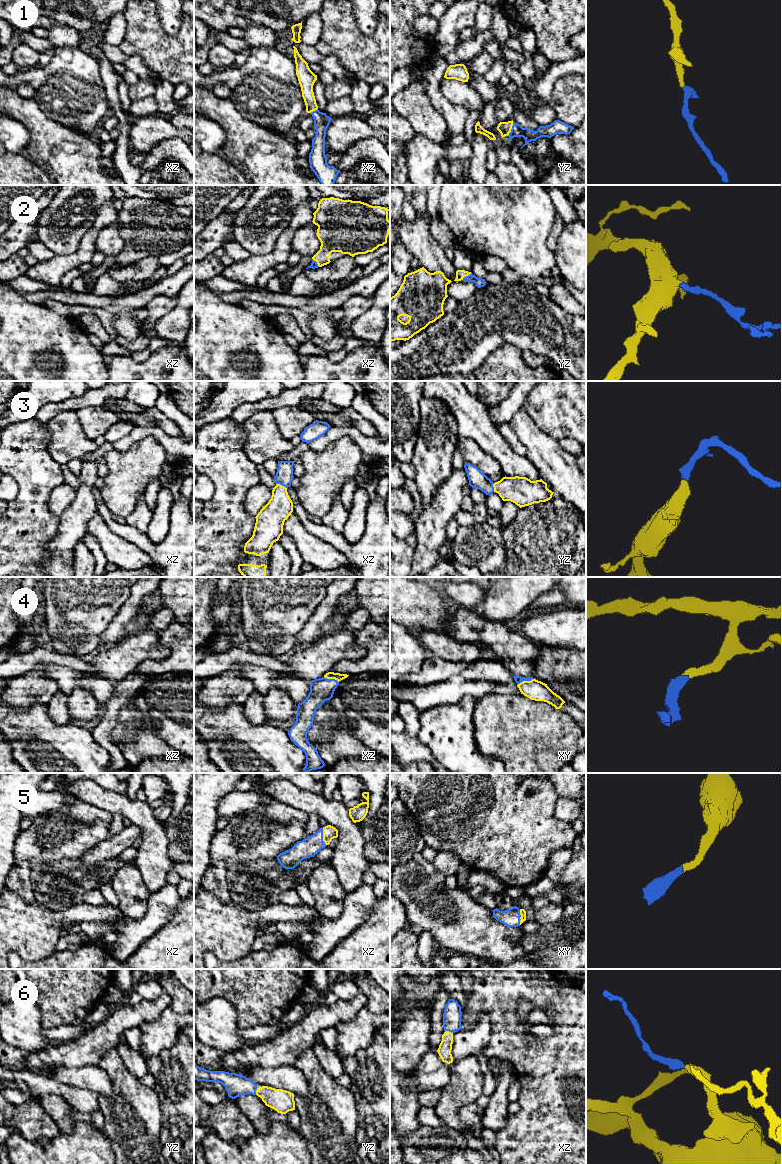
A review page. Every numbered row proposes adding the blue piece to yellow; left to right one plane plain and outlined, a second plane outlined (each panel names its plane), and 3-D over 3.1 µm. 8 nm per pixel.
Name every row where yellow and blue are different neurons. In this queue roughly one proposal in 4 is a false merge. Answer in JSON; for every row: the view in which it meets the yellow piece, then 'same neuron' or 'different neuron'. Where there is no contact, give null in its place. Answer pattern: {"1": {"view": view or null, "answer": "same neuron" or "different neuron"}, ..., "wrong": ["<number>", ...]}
{"1": {"view": "yz", "answer": "same neuron"}, "2": {"view": "yz", "answer": "same neuron"}, "3": {"view": "xz", "answer": "same neuron"}, "4": {"view": "xy", "answer": "same neuron"}, "5": {"view": "xz", "answer": "same neuron"}, "6": {"view": "xz", "answer": "same neuron"}, "wrong": []}

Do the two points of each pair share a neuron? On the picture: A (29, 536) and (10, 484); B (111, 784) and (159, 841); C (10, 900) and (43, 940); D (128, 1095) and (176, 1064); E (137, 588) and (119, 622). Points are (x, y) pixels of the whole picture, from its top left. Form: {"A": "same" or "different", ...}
{"A": "different", "B": "different", "C": "same", "D": "different", "E": "same"}

